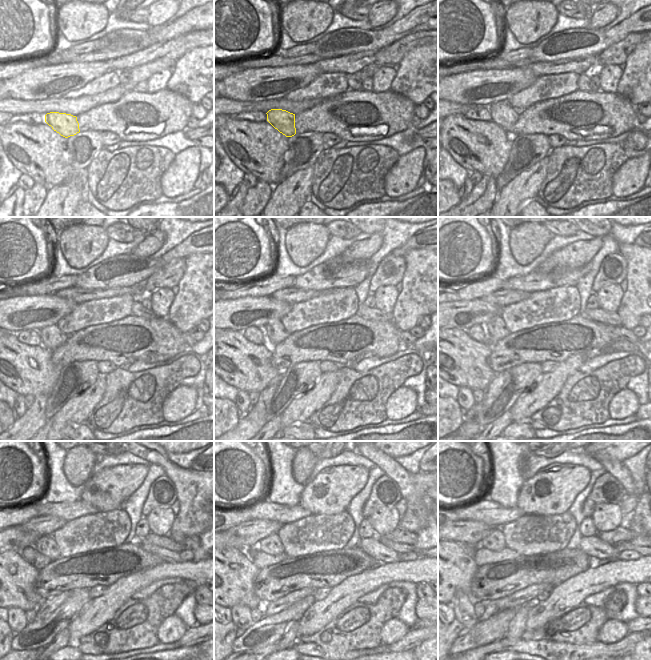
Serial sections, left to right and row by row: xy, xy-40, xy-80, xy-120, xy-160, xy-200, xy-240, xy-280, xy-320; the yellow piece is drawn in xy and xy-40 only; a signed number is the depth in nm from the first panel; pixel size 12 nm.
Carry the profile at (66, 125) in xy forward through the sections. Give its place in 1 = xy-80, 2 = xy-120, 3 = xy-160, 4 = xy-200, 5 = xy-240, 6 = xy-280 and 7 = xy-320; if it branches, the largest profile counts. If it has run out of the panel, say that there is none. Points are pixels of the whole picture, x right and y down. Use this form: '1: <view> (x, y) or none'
1: xy-80 (503, 114)
2: xy-120 (52, 337)
3: xy-160 (276, 333)
4: xy-200 (498, 330)
5: xy-240 (46, 545)
6: xy-280 (272, 545)
7: xy-320 (495, 541)

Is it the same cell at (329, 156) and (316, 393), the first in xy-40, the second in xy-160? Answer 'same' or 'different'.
different

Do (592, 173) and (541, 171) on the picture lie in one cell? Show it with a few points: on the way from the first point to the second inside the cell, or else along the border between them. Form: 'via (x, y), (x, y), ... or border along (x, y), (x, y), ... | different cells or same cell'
border along (548, 156), (547, 175), (537, 193) | different cells

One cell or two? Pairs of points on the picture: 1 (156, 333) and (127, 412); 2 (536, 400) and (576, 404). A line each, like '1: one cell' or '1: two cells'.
1: two cells
2: two cells

